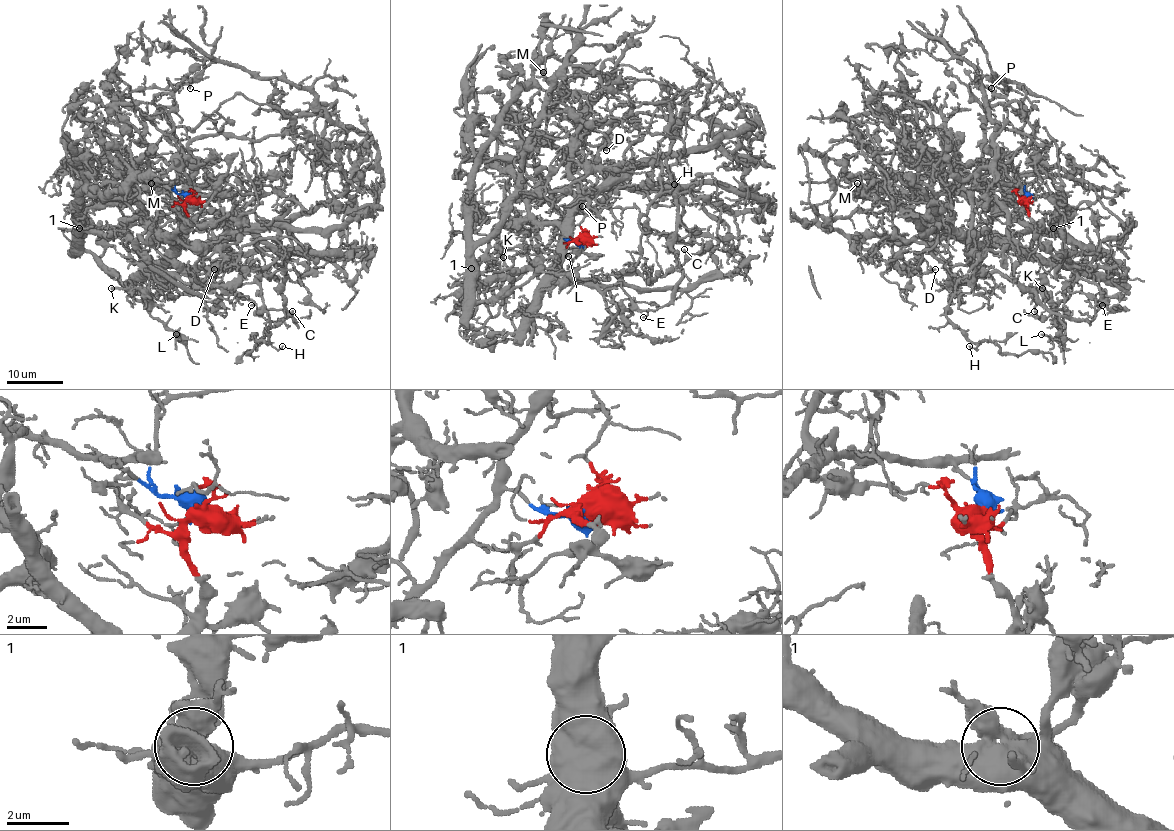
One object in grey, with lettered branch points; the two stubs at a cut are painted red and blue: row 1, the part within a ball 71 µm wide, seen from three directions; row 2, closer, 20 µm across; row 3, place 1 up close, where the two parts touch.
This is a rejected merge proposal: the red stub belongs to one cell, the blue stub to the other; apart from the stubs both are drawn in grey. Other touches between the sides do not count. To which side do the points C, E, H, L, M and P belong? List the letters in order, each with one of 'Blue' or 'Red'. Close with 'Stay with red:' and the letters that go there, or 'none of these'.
C: Blue
E: Blue
H: Blue
L: Red
M: Red
P: Blue
Stay with red: L, M

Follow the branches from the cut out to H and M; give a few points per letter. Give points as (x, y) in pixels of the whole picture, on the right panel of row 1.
H: (1025, 197), (1018, 184), (973, 191), (977, 272), (956, 287), (946, 312), (975, 349), (968, 346)
M: (1025, 199), (1029, 250), (964, 243), (880, 182), (862, 179), (859, 194), (875, 180), (839, 182), (858, 183)

